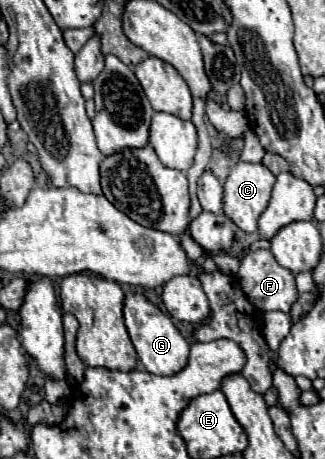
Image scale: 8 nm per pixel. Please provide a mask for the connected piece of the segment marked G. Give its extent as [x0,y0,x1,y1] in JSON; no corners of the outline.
[125,293,191,375]

